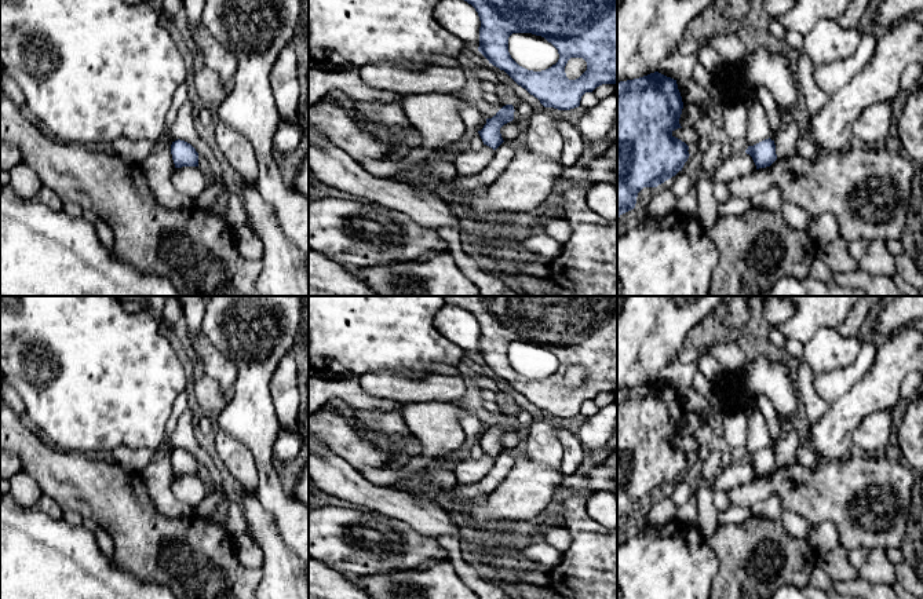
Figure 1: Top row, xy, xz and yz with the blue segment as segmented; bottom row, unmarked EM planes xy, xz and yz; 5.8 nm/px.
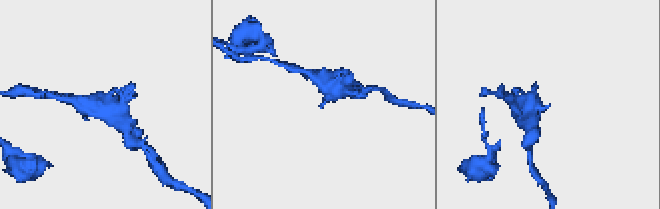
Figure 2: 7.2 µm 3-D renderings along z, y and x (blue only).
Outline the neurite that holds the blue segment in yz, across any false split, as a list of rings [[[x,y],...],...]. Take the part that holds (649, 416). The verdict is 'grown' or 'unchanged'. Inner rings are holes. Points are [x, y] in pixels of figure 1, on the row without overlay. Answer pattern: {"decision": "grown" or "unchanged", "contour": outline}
{"decision": "unchanged", "contour": [[[658,380],[617,391],[617,526],[635,516],[643,496],[657,496],[682,479],[689,454],[672,443],[682,437],[682,417],[676,388]]]}

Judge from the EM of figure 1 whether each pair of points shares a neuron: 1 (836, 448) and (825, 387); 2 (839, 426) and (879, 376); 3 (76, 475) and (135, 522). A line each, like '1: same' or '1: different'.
1: different
2: same
3: same

